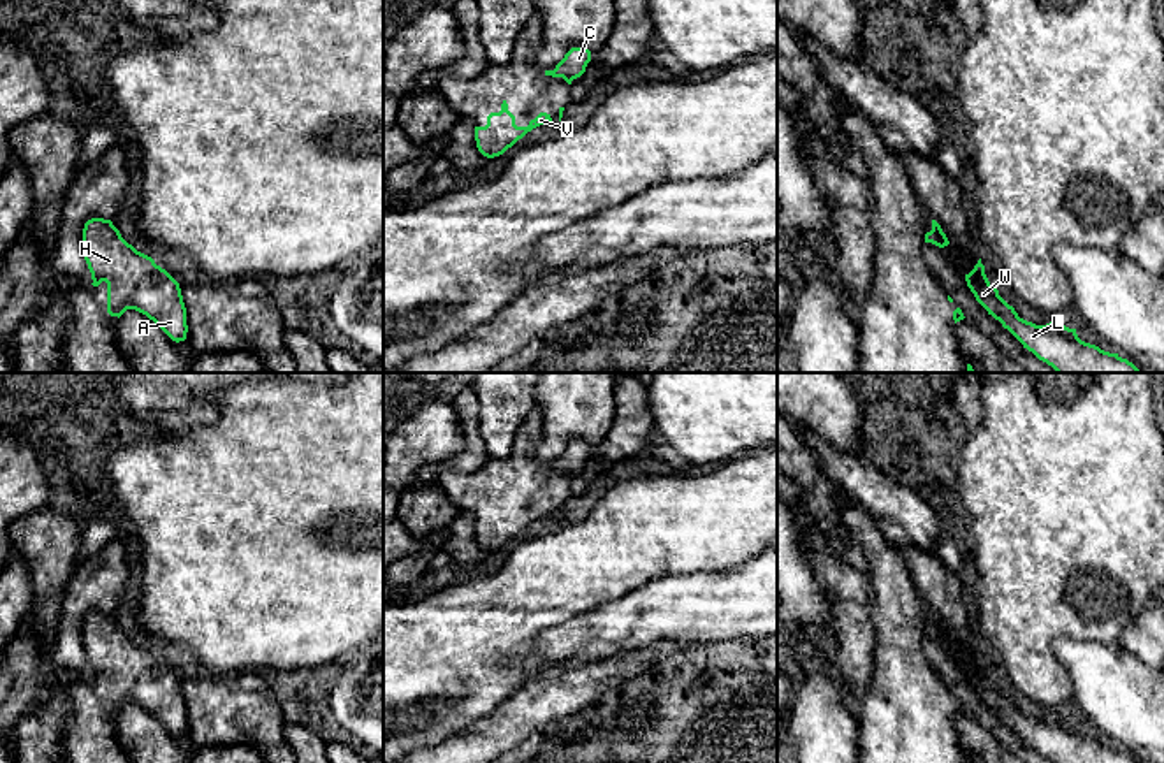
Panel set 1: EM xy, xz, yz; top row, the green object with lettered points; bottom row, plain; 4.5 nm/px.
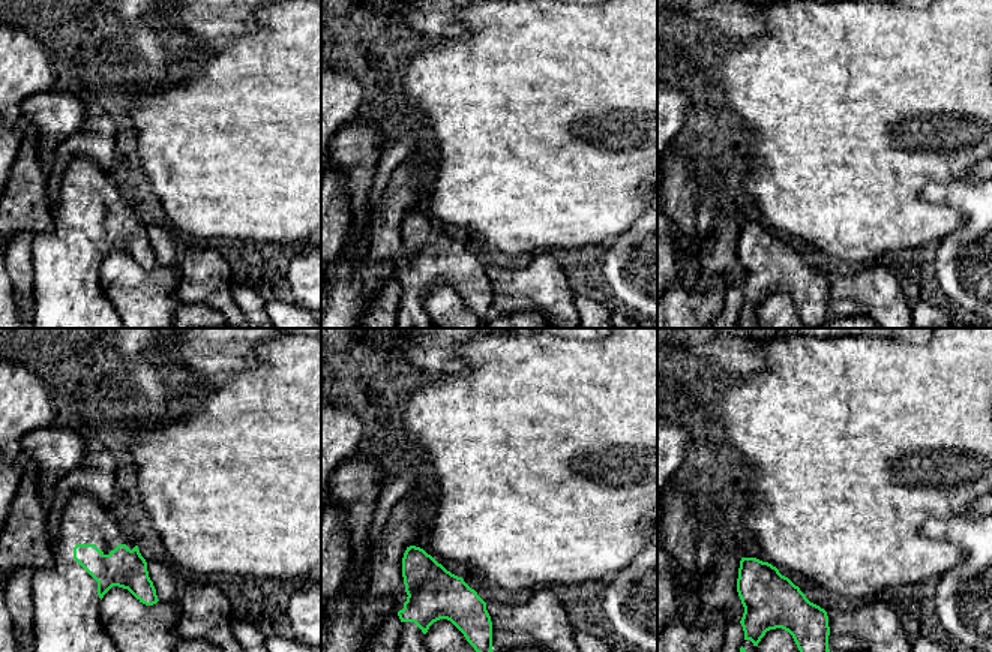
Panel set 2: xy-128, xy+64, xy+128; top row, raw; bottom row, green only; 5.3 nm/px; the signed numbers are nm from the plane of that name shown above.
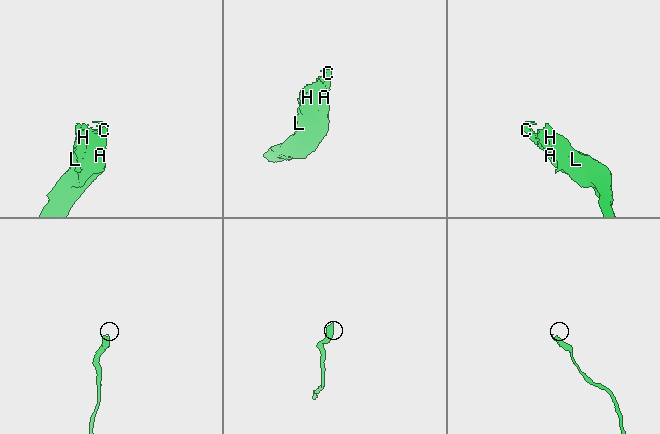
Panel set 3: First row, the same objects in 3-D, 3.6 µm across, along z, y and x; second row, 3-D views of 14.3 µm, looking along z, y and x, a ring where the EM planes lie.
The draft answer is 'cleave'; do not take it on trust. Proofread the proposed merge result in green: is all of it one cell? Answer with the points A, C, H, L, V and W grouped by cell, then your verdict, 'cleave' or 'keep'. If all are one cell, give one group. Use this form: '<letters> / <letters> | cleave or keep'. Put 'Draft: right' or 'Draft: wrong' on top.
Draft: wrong
A C H L V W | keep

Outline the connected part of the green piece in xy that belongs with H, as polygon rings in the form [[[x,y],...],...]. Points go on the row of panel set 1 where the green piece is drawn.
[[[91,218],[83,229],[84,260],[93,287],[107,283],[107,313],[135,309],[172,341],[186,339],[186,308],[179,283],[155,260],[128,244],[111,220]]]

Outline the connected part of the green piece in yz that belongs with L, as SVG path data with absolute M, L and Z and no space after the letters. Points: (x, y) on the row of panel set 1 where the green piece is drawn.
M981 258L965 274L976 301L1002 323L1029 352L1051 366L1057 373L1141 373L1118 353L1109 353L1078 338L1076 329L1050 322L1036 325L1018 316L995 287L990 285Z

